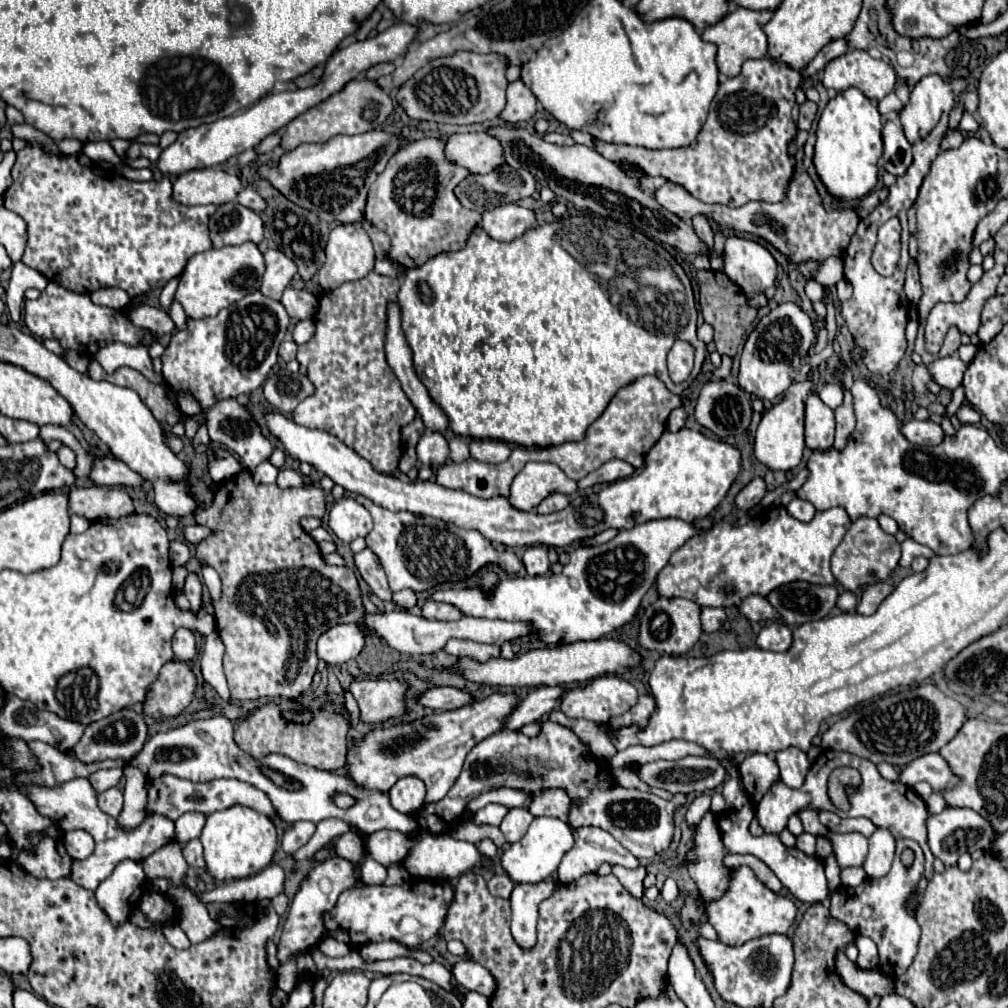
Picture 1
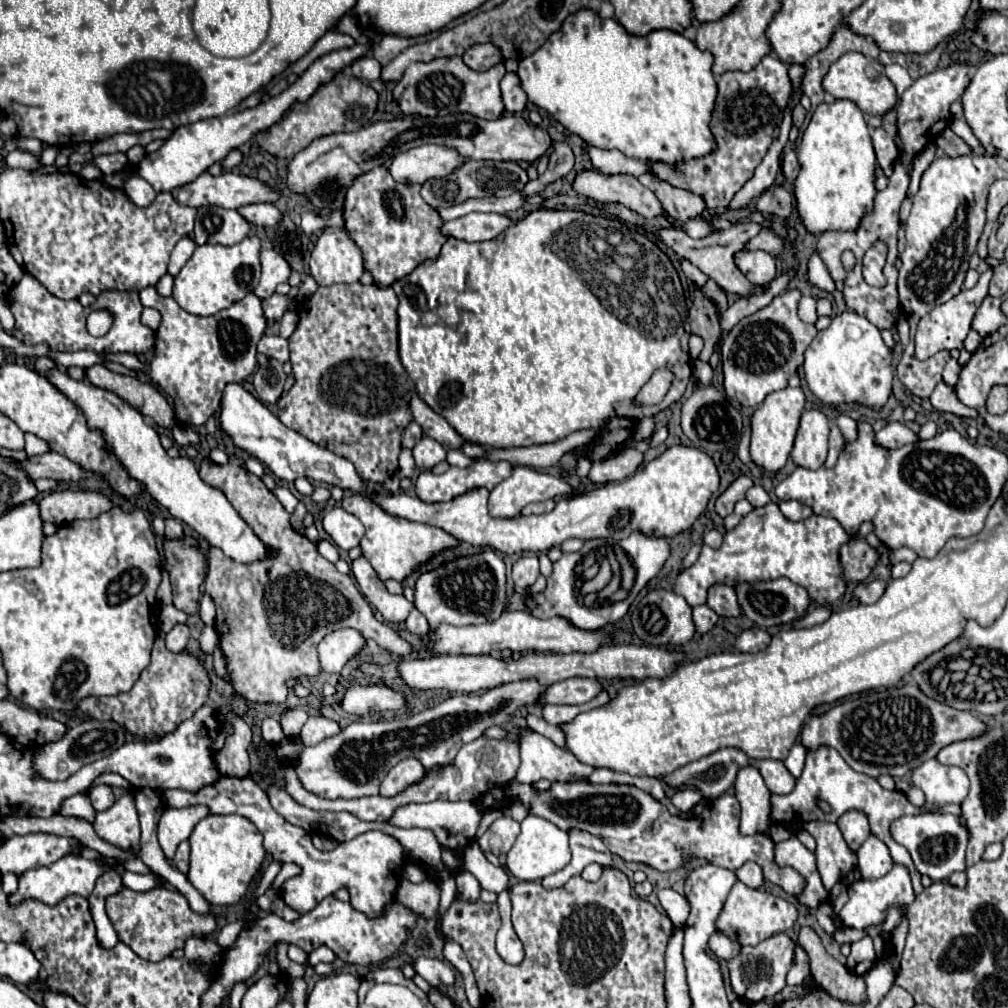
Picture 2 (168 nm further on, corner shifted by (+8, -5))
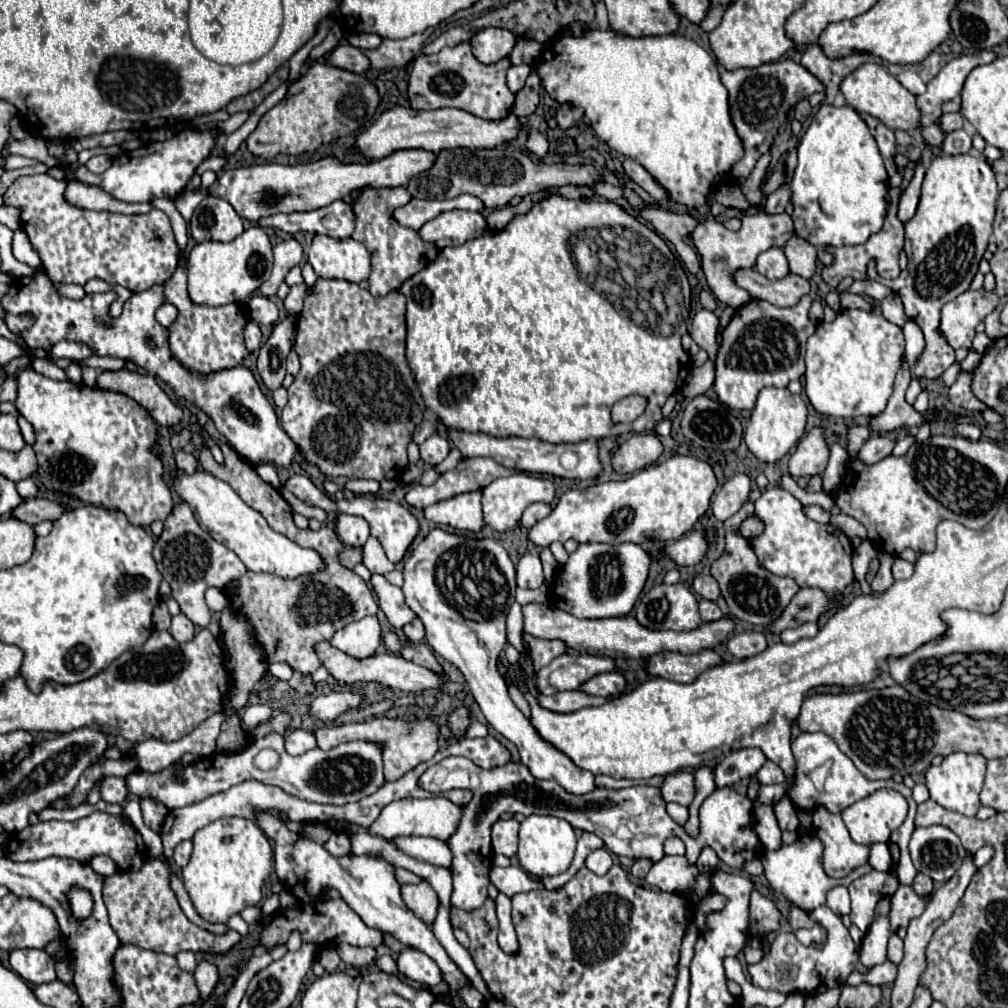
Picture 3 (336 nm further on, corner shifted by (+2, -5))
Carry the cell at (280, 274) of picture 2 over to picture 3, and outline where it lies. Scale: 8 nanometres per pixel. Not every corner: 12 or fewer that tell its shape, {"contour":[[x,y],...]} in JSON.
{"contour":[[296,239],[274,247],[272,277],[262,283],[264,297],[274,297],[286,273],[302,261]]}

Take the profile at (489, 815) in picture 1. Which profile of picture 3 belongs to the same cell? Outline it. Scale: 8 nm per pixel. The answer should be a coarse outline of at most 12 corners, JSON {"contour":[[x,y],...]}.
{"contour":[[446,797],[400,799],[370,833],[450,839],[462,807]]}

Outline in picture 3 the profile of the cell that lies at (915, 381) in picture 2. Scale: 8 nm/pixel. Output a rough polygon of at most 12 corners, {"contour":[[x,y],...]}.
{"contour":[[934,157],[888,280],[924,333],[914,367],[956,361],[940,309],[970,287],[992,235],[996,173]]}

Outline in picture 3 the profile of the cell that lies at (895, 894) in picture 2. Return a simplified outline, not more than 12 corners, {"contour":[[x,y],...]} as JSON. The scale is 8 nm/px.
{"contour":[[872,871],[852,881],[852,923],[862,933],[878,901],[894,895],[898,875]]}

